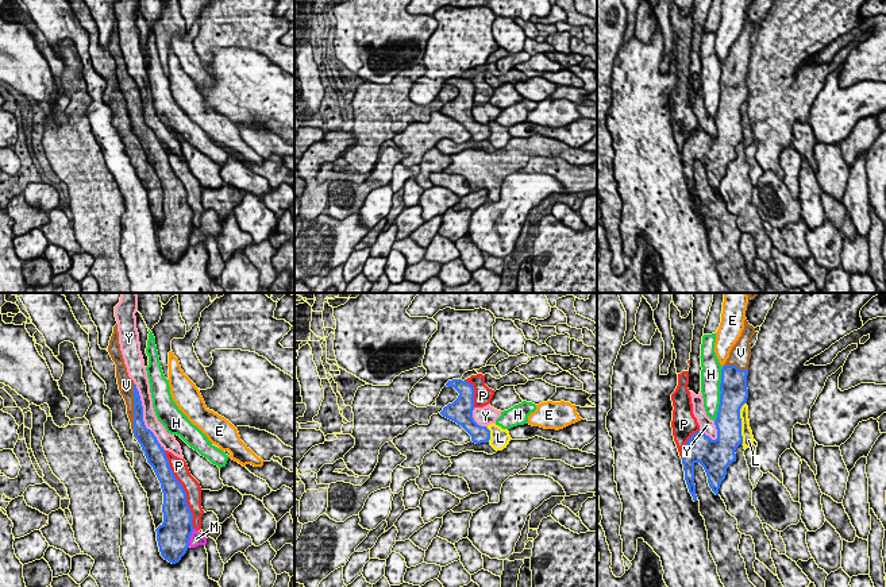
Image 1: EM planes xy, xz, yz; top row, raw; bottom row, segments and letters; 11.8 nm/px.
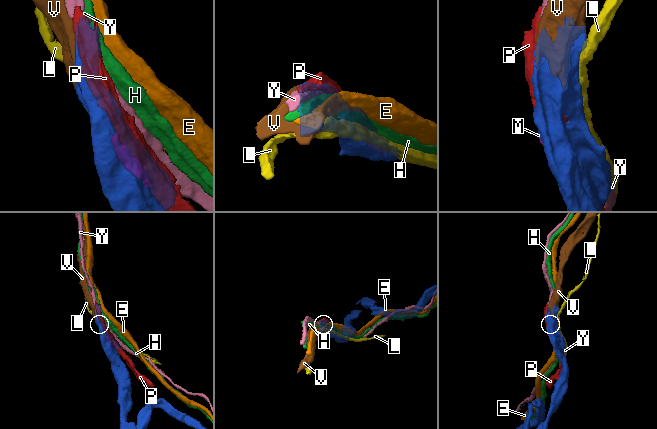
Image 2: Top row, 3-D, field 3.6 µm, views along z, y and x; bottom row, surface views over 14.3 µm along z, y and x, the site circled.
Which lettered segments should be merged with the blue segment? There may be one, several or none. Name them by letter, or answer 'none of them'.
V

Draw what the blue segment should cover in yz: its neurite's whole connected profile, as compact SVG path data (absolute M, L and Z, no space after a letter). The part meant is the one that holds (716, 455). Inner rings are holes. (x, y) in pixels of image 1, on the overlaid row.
M744 320L741 336L732 347L721 370L720 405L714 421L717 439L712 440L701 429L683 445L682 464L685 480L693 501L697 501L694 464L700 463L708 476L712 491L719 495L727 468L736 462L736 448L743 444L740 409L747 403L747 375L751 358L751 339L755 328Z

